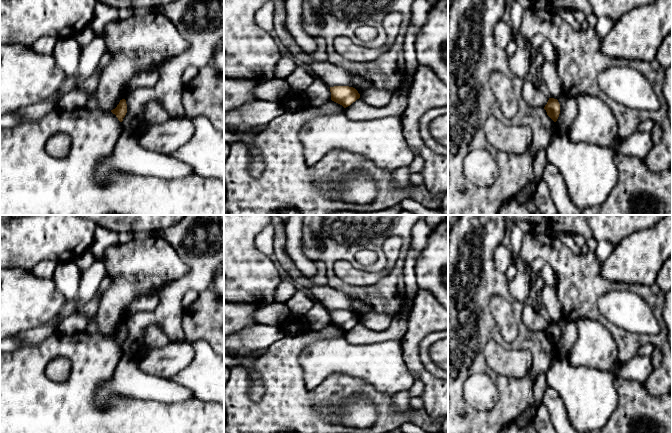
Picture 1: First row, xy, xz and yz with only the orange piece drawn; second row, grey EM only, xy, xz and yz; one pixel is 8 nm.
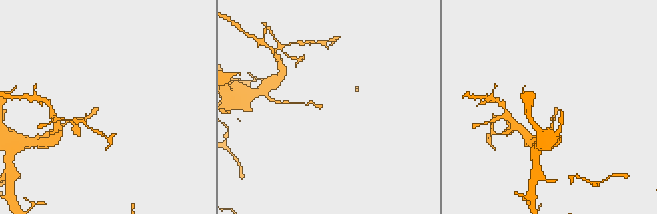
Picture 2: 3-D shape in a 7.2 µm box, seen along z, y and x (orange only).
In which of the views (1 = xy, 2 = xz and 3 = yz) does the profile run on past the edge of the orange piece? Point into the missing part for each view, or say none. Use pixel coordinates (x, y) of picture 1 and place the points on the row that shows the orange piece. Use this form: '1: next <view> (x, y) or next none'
1: next none
2: next none
3: next none

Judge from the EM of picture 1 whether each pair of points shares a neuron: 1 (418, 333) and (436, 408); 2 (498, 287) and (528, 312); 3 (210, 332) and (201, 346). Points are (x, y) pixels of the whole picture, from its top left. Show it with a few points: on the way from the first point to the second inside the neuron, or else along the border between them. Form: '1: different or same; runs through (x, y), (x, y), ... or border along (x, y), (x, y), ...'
1: same; runs through (413, 352), (413, 361), (416, 367), (436, 389)
2: different; border along (522, 304), (522, 322), (532, 330)
3: different; border along (190, 341), (204, 340), (213, 350)

